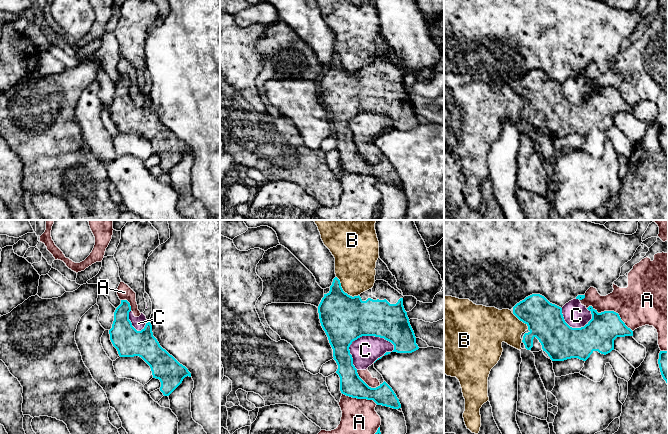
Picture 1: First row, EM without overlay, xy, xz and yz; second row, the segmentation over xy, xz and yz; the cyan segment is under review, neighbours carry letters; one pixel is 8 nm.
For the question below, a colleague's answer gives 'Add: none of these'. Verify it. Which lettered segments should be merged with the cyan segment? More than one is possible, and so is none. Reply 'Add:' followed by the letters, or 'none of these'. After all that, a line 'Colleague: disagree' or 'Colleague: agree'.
Add: none of these
Colleague: agree

